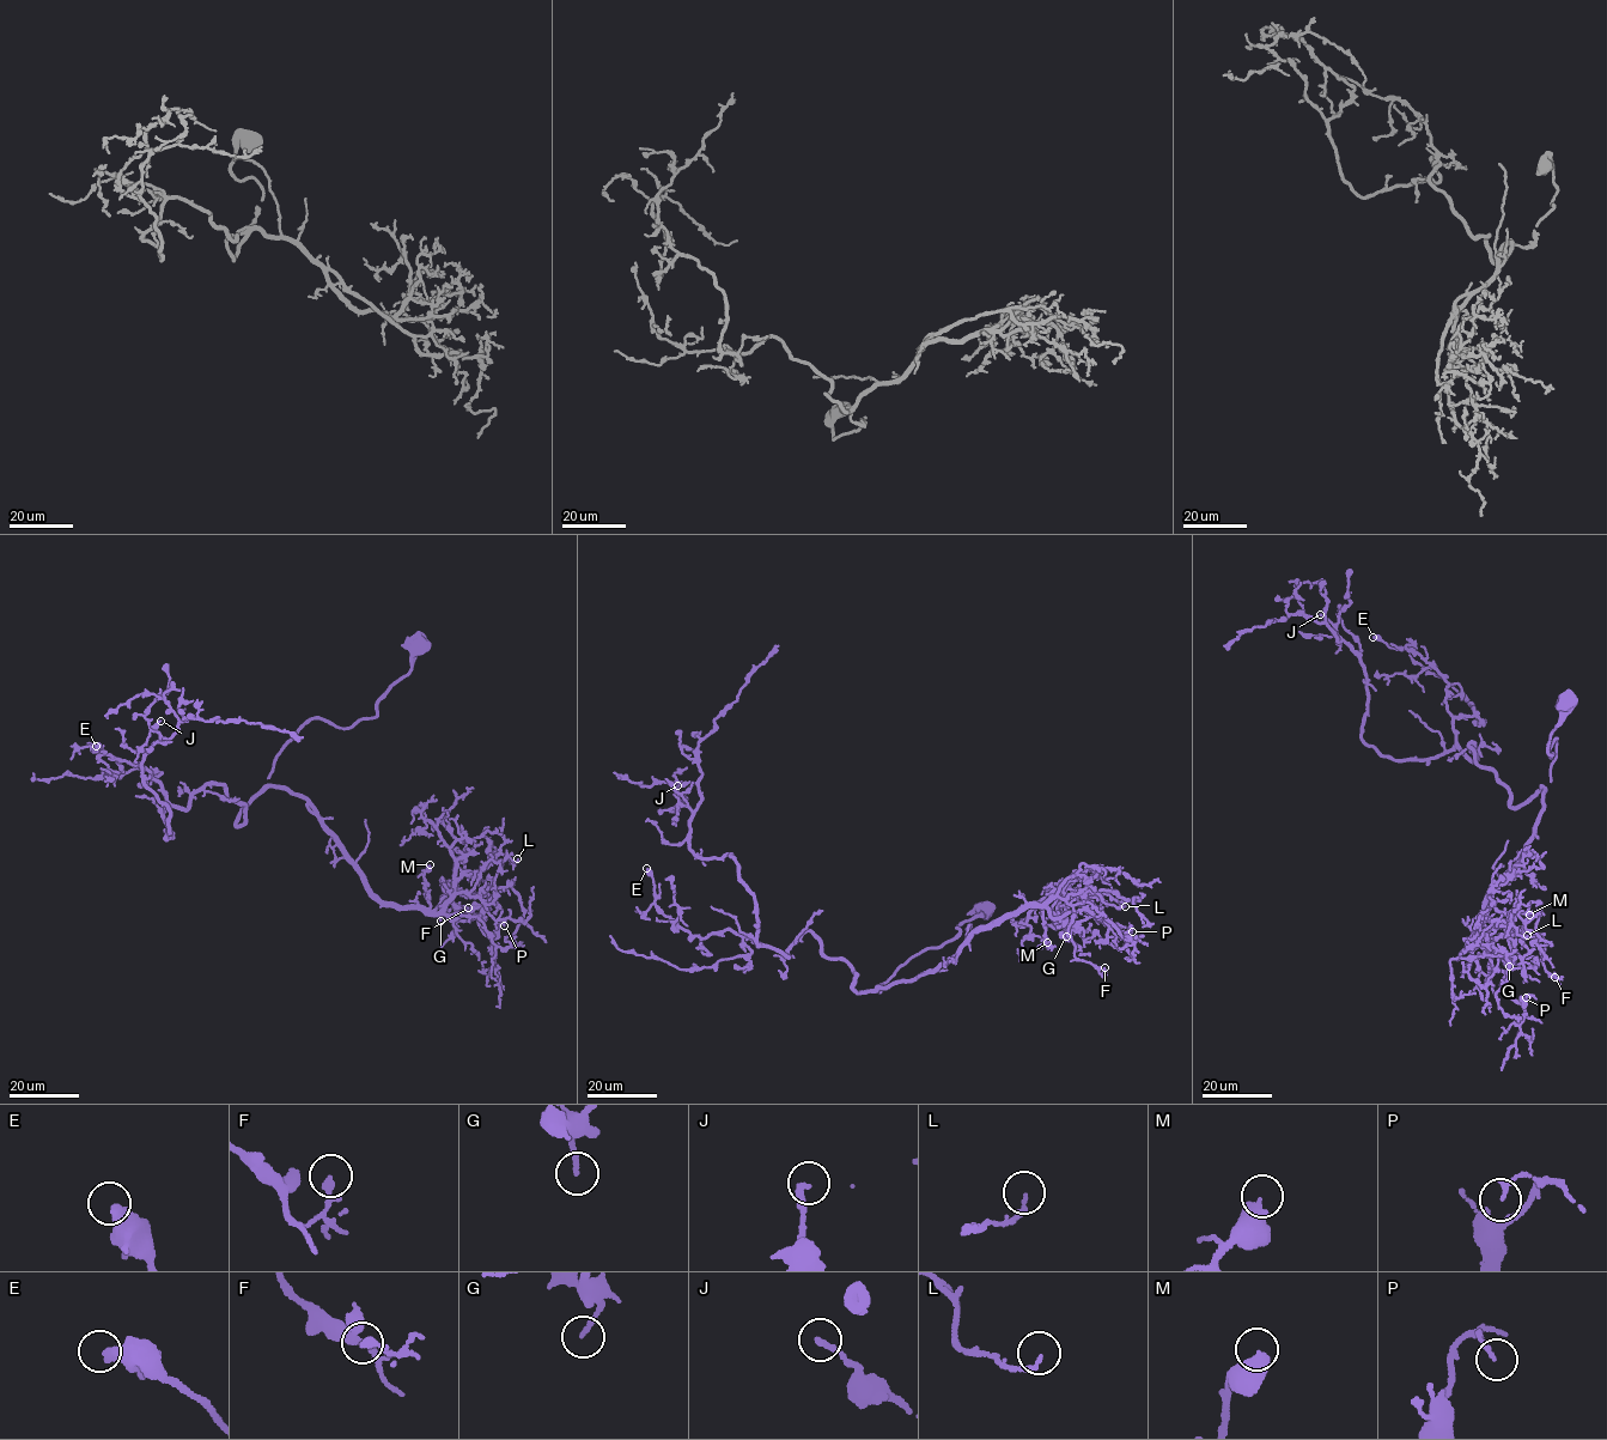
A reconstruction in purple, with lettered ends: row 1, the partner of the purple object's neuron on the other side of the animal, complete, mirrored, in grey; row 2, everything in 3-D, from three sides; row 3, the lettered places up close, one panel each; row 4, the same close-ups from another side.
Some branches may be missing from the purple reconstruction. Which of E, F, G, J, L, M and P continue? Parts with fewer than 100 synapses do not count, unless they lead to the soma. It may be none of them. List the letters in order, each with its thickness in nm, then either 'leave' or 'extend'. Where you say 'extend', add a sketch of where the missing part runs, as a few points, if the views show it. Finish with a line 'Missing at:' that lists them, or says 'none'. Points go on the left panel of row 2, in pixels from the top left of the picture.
E: calibre 440 nm; leave
F: calibre 240 nm; leave
G: calibre 150 nm; leave
J: calibre 200 nm; leave
L: calibre 130 nm; leave
M: calibre 480 nm; leave
P: calibre 140 nm; leave
Missing at: none

